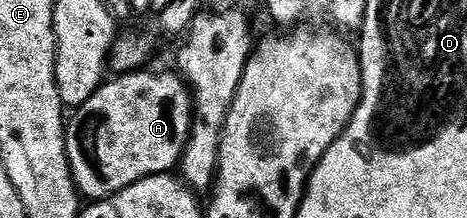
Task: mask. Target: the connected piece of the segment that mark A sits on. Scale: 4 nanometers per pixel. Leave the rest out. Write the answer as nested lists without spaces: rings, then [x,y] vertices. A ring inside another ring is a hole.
[[[135,72],[103,81],[98,91],[69,115],[66,155],[79,195],[101,200],[157,174],[170,174],[181,163],[194,124],[190,87],[177,73]]]

